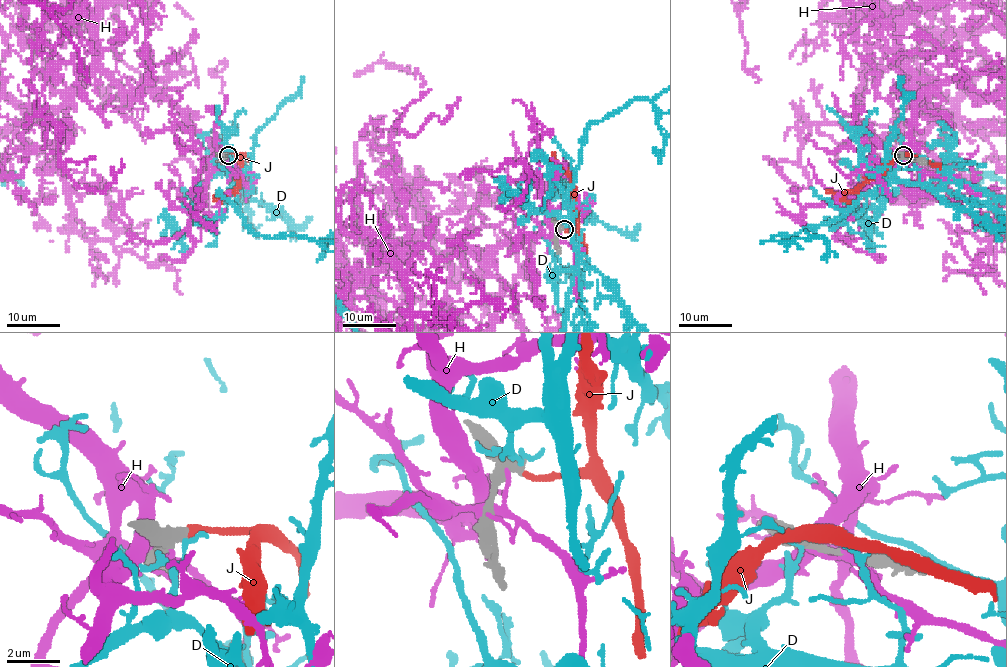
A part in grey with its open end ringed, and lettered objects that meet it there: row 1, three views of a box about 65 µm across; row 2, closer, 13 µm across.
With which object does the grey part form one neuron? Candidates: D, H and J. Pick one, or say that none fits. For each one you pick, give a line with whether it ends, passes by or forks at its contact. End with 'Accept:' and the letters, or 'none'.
J: it ends there
Accept: J

